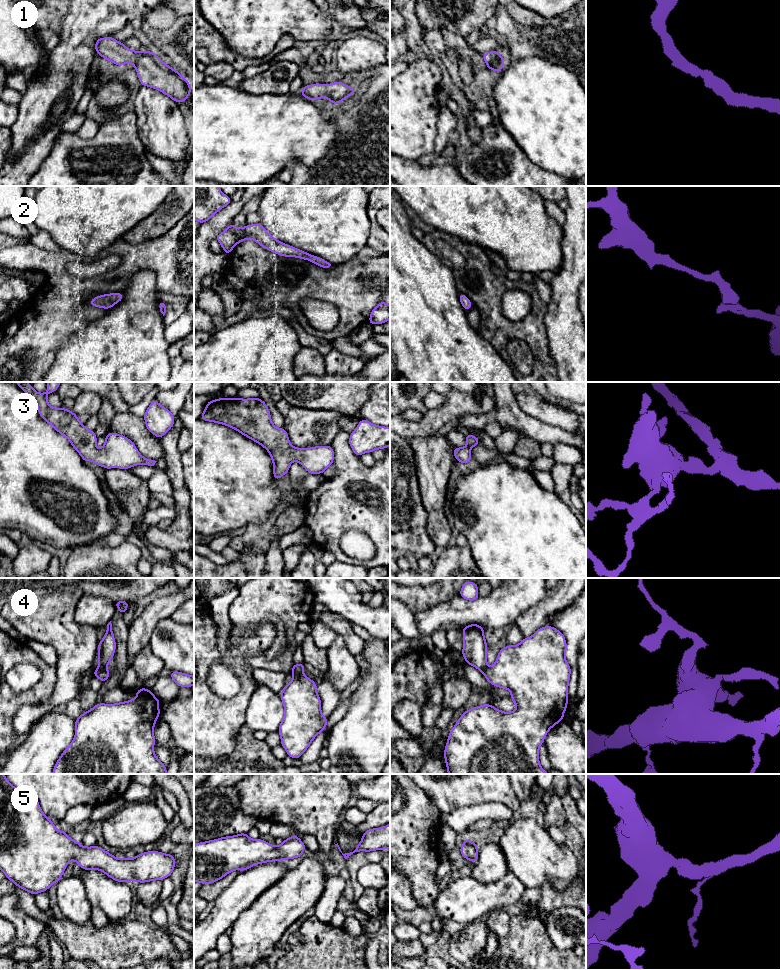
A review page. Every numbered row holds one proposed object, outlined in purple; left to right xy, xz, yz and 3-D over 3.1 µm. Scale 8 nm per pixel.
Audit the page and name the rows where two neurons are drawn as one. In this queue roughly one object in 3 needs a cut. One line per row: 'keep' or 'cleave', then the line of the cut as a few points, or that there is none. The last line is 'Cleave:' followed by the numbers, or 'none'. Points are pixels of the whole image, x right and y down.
1: keep; cut none
2: keep; cut none
3: keep; cut none
4: cleave; cut xz (293, 673), (302, 674)
5: keep; cut none
Cleave: 4

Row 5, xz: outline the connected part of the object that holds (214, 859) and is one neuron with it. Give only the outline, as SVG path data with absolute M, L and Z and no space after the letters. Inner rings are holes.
M246 833L196 843L194 844L194 882L213 884L236 869L244 871L261 863L300 858L305 849L304 843L295 835L284 840L279 846L271 845L262 839L253 840Z

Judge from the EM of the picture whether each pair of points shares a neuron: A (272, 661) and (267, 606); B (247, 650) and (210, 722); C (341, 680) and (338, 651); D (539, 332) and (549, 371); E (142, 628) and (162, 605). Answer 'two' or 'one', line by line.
A: one
B: one
C: one
D: one
E: one

